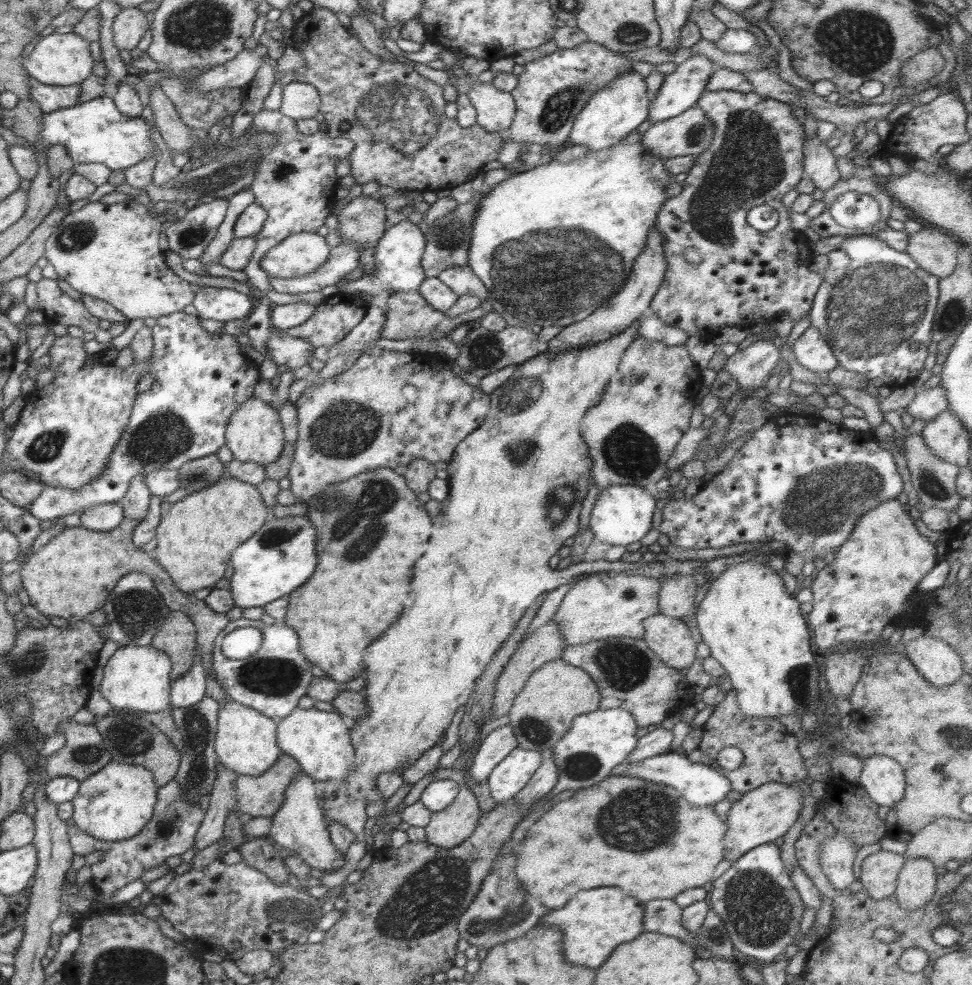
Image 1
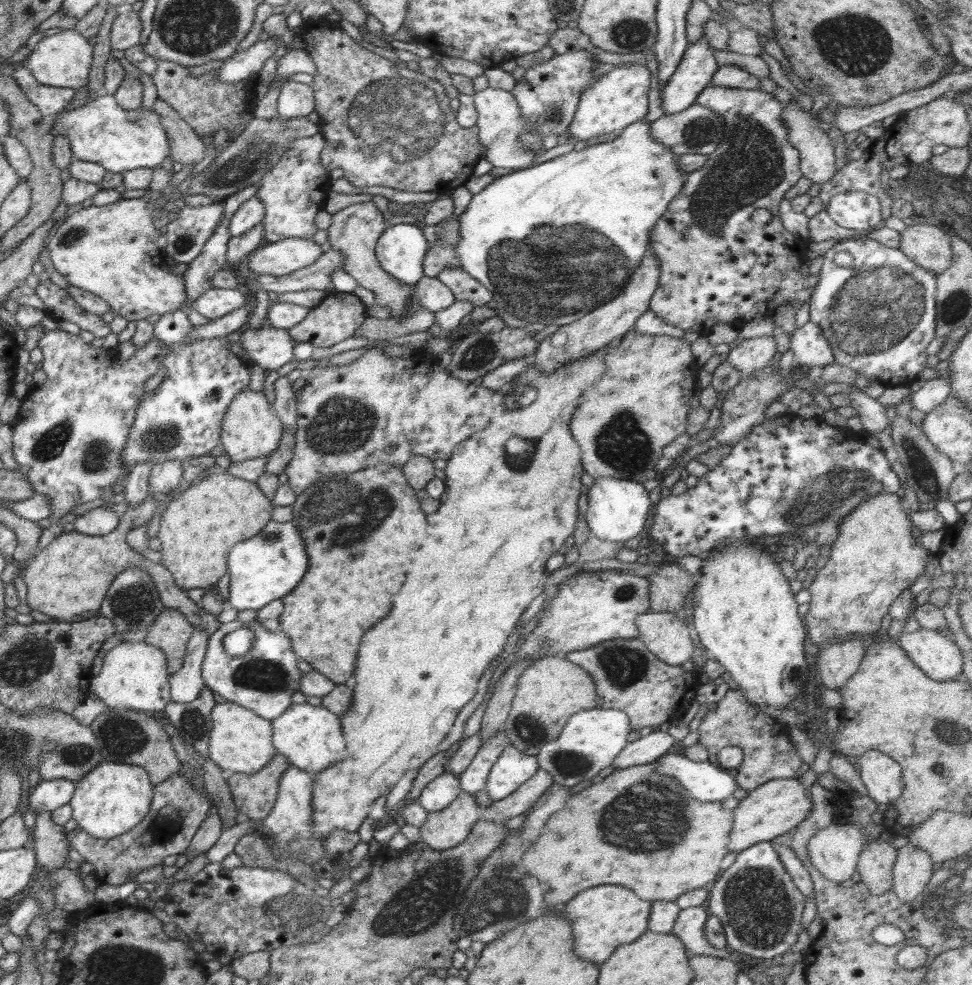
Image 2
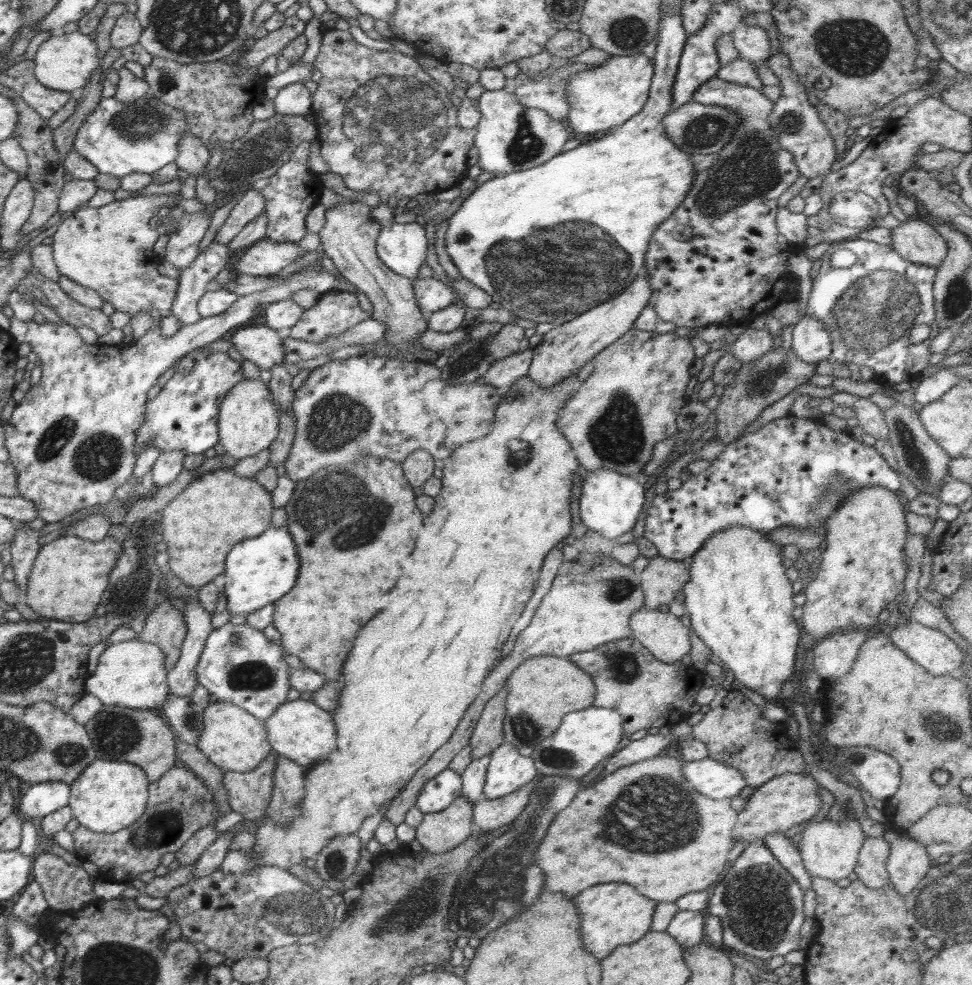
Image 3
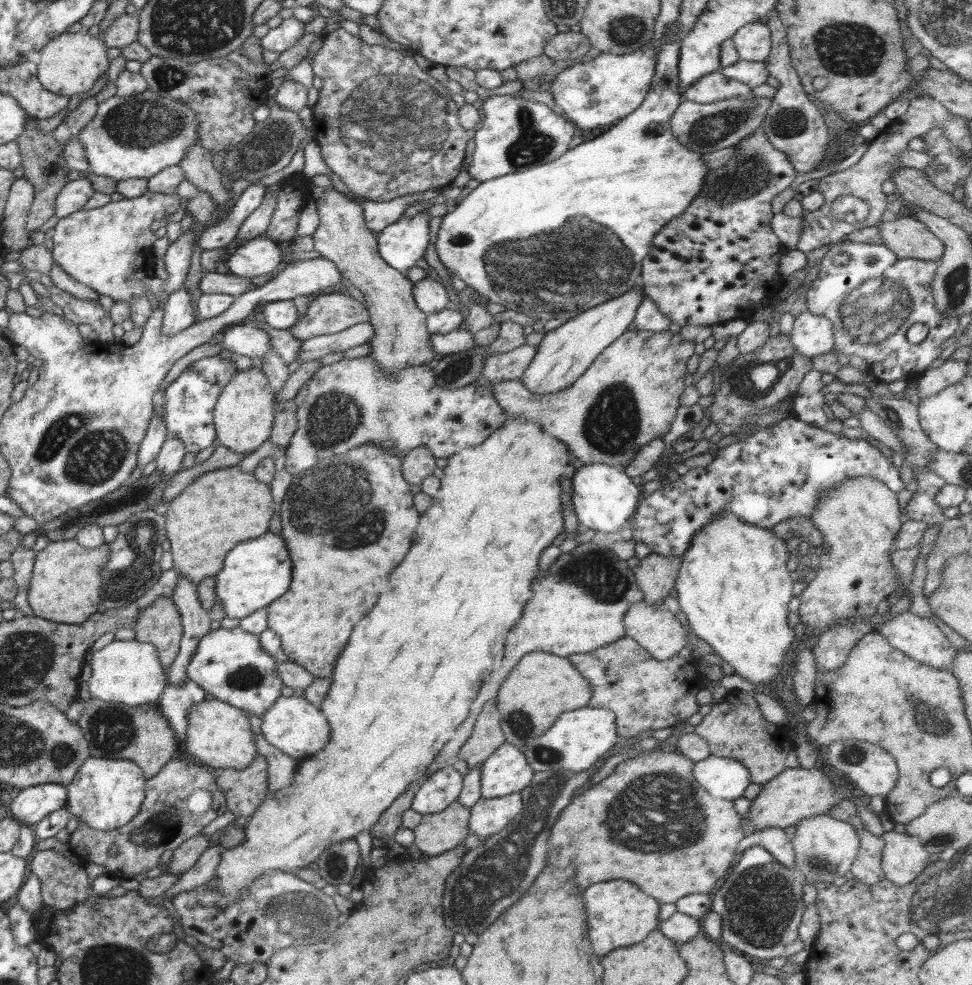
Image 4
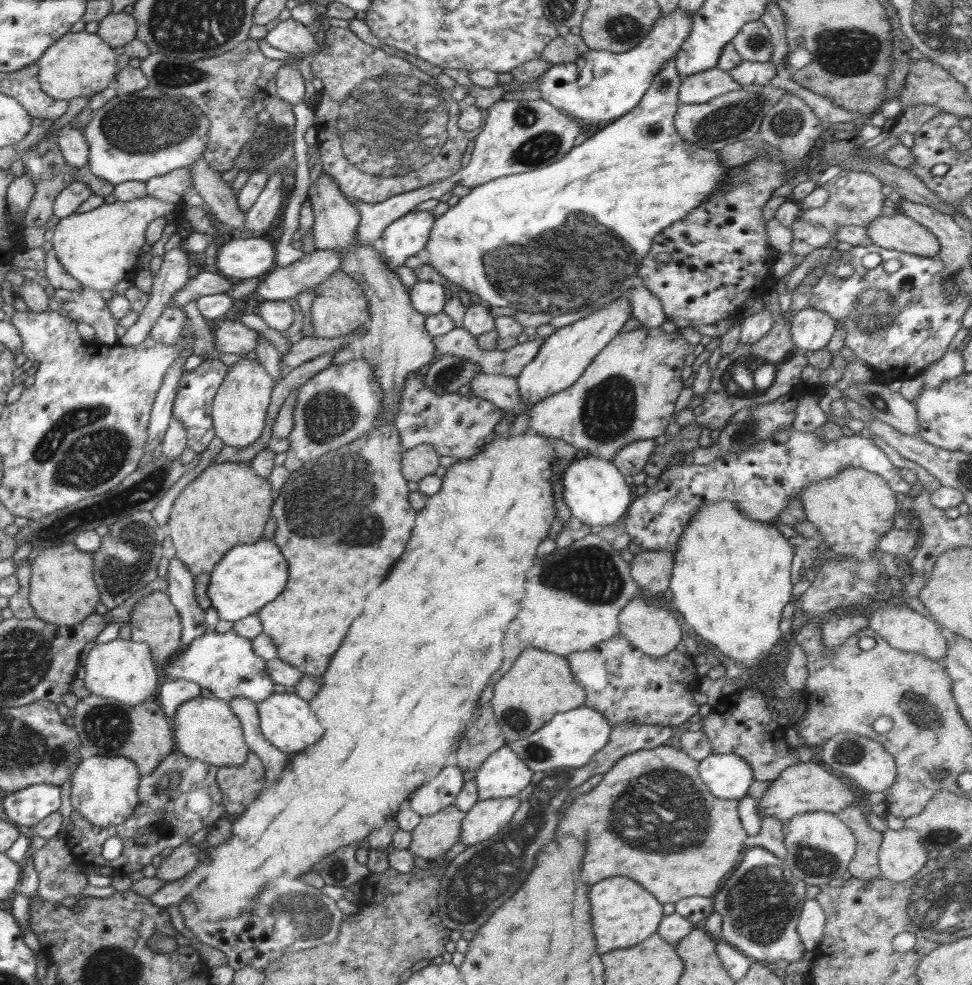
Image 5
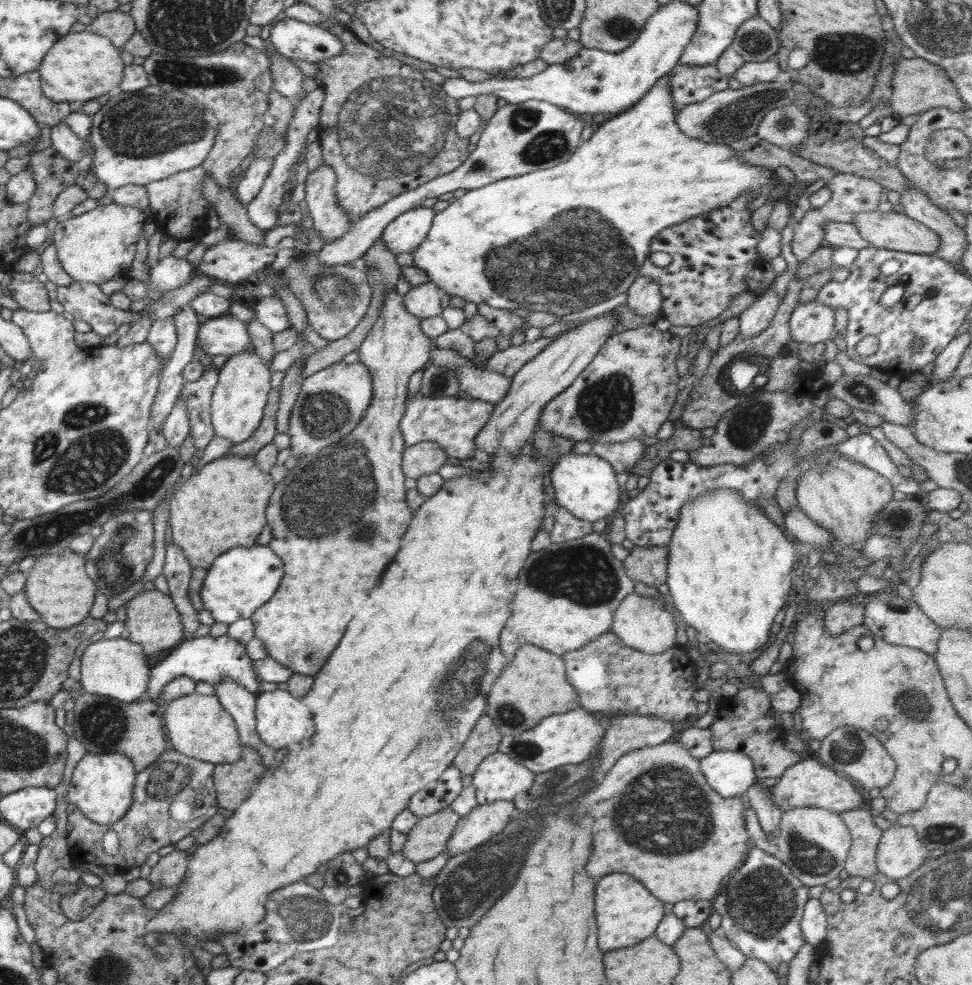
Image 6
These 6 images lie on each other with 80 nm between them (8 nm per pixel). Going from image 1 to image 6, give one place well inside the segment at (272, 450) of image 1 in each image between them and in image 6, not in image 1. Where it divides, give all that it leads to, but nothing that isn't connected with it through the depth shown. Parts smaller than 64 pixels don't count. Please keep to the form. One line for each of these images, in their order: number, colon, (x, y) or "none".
2: (251, 428)
3: (247, 420)
4: (243, 415)
5: (240, 405)
6: (238, 400)

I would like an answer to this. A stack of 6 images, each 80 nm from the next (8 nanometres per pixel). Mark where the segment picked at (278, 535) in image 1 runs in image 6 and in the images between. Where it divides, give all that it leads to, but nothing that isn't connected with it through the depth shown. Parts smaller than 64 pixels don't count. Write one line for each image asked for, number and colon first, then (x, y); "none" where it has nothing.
2: (265, 567)
3: (258, 571)
4: (255, 573)
5: (249, 576)
6: (239, 581)

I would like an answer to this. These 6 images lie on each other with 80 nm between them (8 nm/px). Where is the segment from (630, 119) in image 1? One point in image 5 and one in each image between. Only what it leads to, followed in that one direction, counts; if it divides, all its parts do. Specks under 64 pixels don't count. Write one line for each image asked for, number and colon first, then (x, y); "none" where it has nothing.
2: (613, 101)
3: (601, 99)
4: (599, 92)
5: (601, 86)

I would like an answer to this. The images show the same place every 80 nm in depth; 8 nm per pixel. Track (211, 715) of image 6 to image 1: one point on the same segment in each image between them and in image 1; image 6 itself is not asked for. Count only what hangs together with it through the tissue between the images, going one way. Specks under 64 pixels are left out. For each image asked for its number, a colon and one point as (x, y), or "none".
1: (246, 742)
2: (241, 741)
3: (233, 739)
4: (219, 734)
5: (205, 729)

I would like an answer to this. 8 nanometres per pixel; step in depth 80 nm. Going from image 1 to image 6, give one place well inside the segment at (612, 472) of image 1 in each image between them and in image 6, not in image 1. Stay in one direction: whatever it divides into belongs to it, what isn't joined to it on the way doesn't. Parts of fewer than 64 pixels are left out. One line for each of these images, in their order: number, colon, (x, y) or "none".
2: (623, 421)
3: (630, 401)
4: (629, 395)
5: (628, 393)
6: (626, 392)

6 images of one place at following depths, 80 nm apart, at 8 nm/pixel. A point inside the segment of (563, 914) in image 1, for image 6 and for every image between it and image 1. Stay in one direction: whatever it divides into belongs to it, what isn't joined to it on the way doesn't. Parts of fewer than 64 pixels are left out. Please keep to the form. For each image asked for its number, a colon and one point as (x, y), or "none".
2: (603, 917)
3: (612, 914)
4: (619, 914)
5: (623, 914)
6: (627, 913)

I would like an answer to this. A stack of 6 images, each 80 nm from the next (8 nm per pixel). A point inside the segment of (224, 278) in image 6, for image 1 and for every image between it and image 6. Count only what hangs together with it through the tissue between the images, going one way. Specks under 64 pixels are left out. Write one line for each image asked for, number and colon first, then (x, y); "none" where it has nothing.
1: (301, 253)
2: (282, 257)
3: (265, 258)
4: (254, 258)
5: (246, 257)

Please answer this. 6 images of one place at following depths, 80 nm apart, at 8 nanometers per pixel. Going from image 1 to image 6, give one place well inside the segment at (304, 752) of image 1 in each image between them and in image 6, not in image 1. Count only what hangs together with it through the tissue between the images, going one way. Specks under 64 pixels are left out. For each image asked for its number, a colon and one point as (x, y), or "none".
2: (310, 737)
3: (299, 730)
4: (296, 727)
5: (287, 722)
6: (281, 719)

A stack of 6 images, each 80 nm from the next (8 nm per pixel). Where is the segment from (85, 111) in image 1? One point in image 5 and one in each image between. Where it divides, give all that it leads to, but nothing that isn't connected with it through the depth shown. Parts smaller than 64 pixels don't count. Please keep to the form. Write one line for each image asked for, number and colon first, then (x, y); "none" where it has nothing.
2: (101, 131)
3: (120, 138)
4: (137, 136)
5: (136, 136)

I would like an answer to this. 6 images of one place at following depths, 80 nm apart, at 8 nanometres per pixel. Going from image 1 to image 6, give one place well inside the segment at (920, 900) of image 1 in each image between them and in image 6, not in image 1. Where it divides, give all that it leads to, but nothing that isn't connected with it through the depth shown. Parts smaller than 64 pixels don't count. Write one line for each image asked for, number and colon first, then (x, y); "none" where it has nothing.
2: (913, 867)
3: (908, 862)
4: (903, 858)
5: (901, 855)
6: (899, 852)

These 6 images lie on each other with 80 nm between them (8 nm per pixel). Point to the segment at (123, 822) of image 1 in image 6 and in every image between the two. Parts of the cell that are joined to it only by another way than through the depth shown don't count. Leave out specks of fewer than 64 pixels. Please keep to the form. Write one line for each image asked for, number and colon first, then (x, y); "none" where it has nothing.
2: (113, 798)
3: (108, 796)
4: (105, 794)
5: (104, 791)
6: (102, 786)

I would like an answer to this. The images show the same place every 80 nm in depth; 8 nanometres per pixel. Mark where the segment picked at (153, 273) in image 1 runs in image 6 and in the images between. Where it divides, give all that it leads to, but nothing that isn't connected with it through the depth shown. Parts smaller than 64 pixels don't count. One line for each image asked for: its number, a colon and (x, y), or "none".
2: (110, 250)
3: (108, 249)
4: (109, 249)
5: (99, 248)
6: (93, 247)

